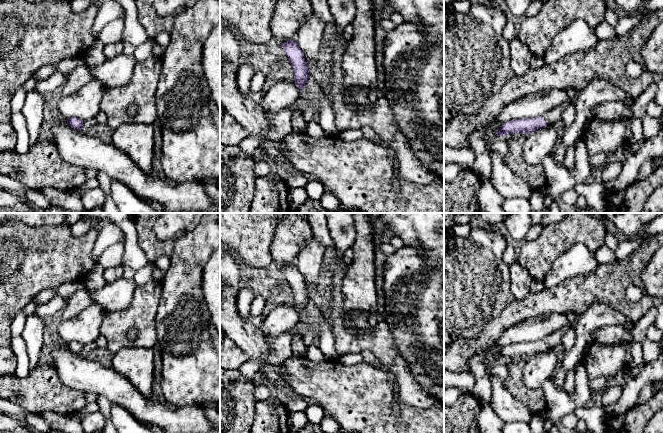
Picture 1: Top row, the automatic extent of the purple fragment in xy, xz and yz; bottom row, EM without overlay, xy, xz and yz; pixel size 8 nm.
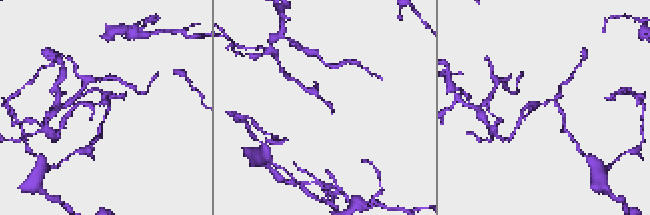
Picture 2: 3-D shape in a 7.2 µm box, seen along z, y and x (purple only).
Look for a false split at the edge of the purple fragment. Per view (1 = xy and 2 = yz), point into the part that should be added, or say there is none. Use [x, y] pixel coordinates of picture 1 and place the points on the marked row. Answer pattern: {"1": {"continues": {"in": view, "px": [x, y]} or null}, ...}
{"1": {"continues": null}, "2": {"continues": {"in": "yz", "px": [554, 116]}}}

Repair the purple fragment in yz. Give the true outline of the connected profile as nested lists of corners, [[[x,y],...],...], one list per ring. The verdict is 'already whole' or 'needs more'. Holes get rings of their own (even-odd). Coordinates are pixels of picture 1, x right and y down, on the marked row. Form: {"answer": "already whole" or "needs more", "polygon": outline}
{"answer": "needs more", "polygon": [[[563,103],[543,116],[537,118],[523,118],[506,121],[495,133],[497,136],[505,137],[507,134],[526,133],[530,134],[537,129],[546,126],[548,123],[561,125],[562,112],[568,107],[568,103]]]}

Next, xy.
{"answer": "already whole", "polygon": [[[73,117],[67,120],[67,123],[71,128],[81,131],[84,121],[79,118]]]}

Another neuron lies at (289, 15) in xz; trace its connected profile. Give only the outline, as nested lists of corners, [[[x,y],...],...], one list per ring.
[[[277,0],[270,25],[273,39],[279,44],[292,40],[313,12],[310,0]]]

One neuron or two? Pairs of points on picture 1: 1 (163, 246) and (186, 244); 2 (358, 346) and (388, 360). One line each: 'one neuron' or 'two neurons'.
1: two neurons
2: one neuron

